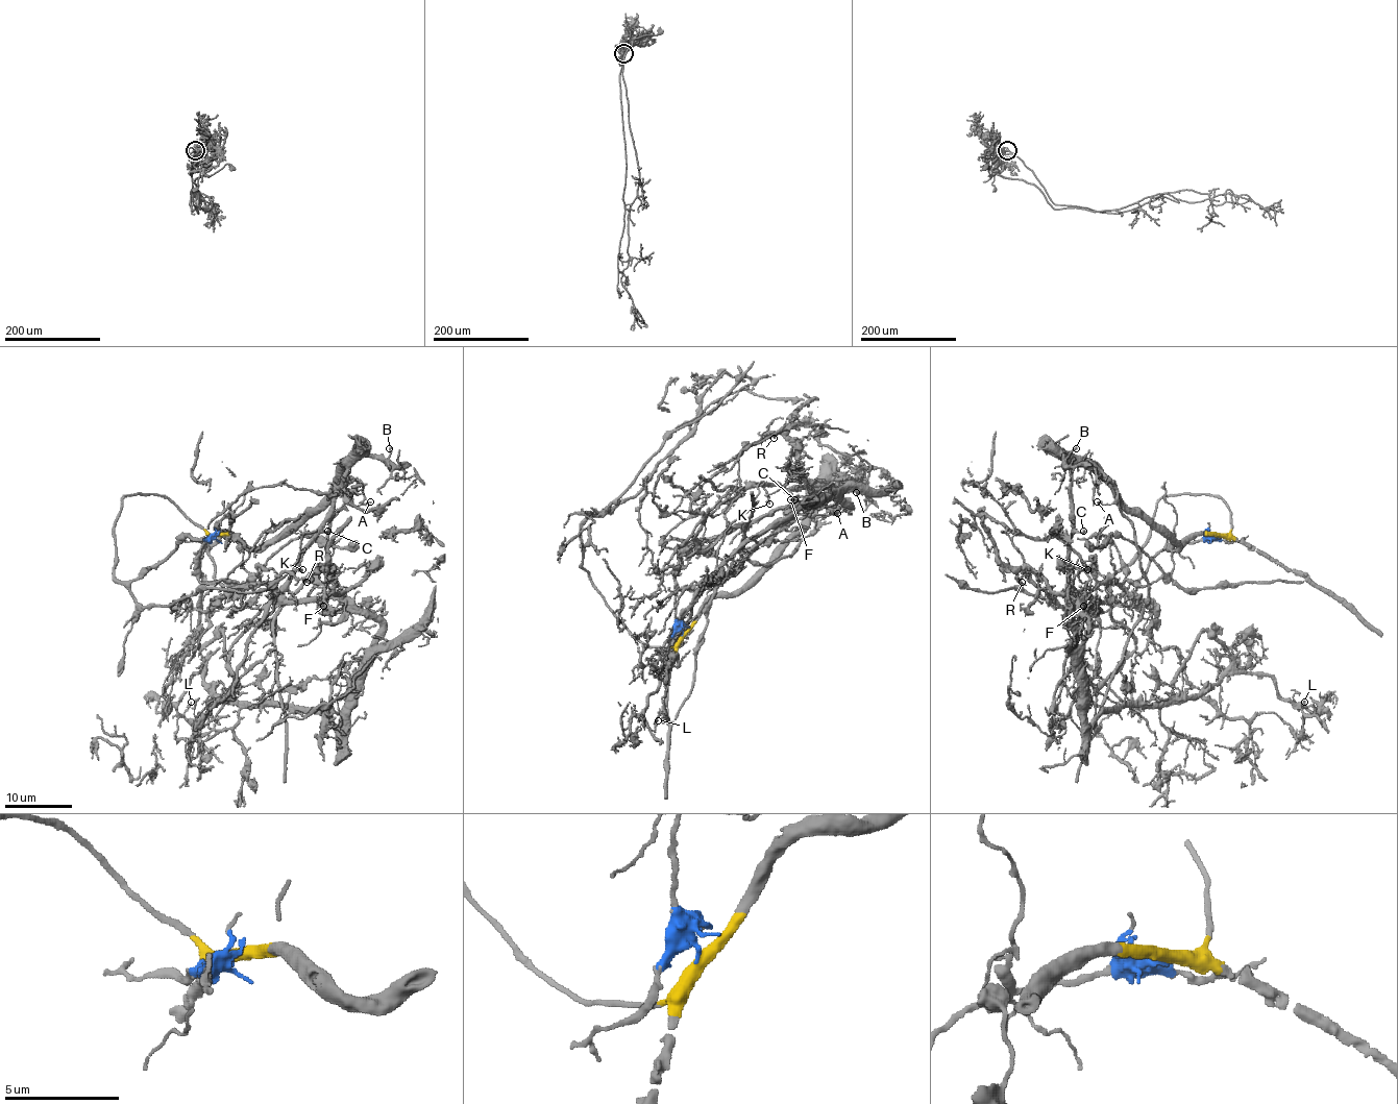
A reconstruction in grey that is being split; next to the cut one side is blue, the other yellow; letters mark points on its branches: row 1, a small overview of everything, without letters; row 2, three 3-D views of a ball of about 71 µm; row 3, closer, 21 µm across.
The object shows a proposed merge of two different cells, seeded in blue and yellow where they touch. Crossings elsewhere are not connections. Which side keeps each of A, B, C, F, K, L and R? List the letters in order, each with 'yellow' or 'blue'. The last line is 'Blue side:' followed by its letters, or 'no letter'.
A: yellow
B: yellow
C: yellow
F: blue
K: yellow
L: blue
R: blue
Blue side: F, L, R

